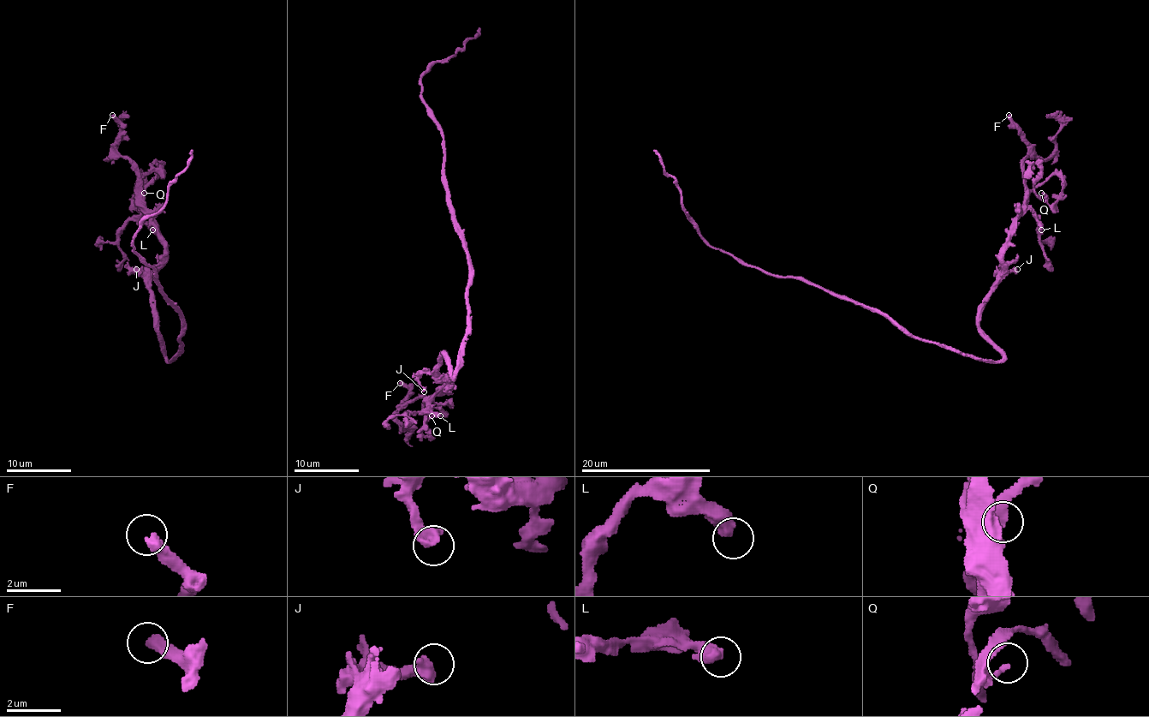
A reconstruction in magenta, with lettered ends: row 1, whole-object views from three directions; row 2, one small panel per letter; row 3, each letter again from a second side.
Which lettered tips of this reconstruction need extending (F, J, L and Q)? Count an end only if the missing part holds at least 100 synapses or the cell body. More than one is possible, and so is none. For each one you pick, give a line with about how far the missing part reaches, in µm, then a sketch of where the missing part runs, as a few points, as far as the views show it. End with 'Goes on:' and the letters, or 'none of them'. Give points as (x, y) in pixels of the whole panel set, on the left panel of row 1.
F: about 35 µm are missing; missing branch runs (112, 115), (107, 97), (127, 92), (133, 82), (112, 61), (112, 46), (87, 33), (81, 9), (89, 2)
Goes on: F

